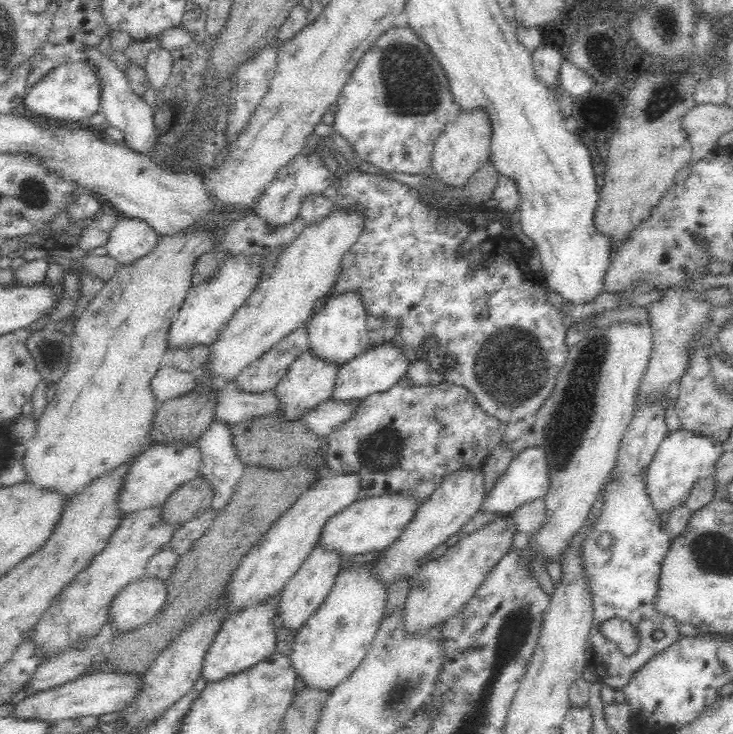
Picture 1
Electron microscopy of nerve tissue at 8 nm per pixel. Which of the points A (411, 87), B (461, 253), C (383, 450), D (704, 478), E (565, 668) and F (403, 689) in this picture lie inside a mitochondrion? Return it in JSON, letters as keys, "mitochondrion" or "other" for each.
{"A":"mitochondrion","B":"other","C":"mitochondrion","D":"other","E":"other","F":"mitochondrion"}

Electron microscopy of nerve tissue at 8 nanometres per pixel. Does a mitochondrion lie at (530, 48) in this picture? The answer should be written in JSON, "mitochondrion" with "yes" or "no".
{"mitochondrion":"no"}

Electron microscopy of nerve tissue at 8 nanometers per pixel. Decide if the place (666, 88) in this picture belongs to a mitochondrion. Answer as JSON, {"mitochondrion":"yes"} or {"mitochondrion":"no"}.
{"mitochondrion":"yes"}

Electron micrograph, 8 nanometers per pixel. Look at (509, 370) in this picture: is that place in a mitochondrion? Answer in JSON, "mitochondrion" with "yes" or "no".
{"mitochondrion":"yes"}

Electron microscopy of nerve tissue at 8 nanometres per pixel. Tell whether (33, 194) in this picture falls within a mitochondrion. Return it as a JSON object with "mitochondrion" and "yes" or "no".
{"mitochondrion":"yes"}

